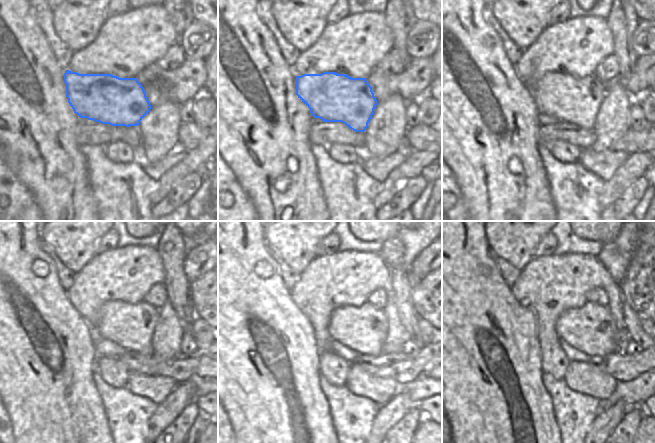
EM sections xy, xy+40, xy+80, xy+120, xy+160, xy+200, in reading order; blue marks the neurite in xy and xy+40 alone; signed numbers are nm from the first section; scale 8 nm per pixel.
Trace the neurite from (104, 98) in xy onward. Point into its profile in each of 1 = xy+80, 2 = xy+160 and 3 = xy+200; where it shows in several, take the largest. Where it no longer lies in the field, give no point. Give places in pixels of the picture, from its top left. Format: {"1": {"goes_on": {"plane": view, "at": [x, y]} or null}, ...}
{"1": {"goes_on": {"plane": "xy+80", "at": [577, 101]}}, "2": {"goes_on": {"plane": "xy+160", "at": [363, 328]}}, "3": {"goes_on": {"plane": "xy+200", "at": [591, 329]}}}

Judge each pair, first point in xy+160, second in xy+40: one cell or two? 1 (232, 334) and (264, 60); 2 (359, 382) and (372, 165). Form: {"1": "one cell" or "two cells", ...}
{"1": "one cell", "2": "one cell"}

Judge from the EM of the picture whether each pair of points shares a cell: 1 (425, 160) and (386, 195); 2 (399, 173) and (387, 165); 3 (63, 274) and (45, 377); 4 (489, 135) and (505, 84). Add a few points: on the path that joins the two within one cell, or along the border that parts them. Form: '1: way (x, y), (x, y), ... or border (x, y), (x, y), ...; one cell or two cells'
1: way (414, 164), (393, 184); one cell
2: border (408, 154), (382, 182); two cells
3: border (52, 262), (57, 278), (65, 290); two cells
4: way (509, 141), (520, 127), (509, 104); one cell

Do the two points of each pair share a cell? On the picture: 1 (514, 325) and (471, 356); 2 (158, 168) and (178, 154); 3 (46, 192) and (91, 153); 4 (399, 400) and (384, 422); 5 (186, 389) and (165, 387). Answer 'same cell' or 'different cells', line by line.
1: same cell
2: same cell
3: different cells
4: same cell
5: different cells

